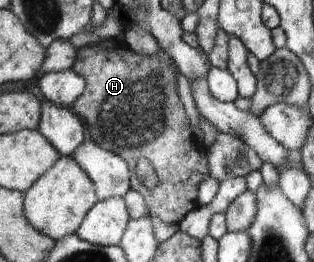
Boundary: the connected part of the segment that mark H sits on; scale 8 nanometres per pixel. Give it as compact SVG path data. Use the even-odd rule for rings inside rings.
M126 42L117 44L115 50L103 46L85 46L76 50L76 60L71 68L85 78L87 86L86 92L83 92L72 109L82 120L86 120L93 141L127 162L131 172L131 189L145 198L153 216L157 216L165 224L179 228L182 221L201 206L196 192L201 182L210 176L210 157L209 150L198 144L193 128L189 128L185 106L177 92L176 73L180 69L171 54L159 47L156 55L143 56L129 49ZM139 158L147 159L158 176L158 183L151 190L137 180L135 166Z

